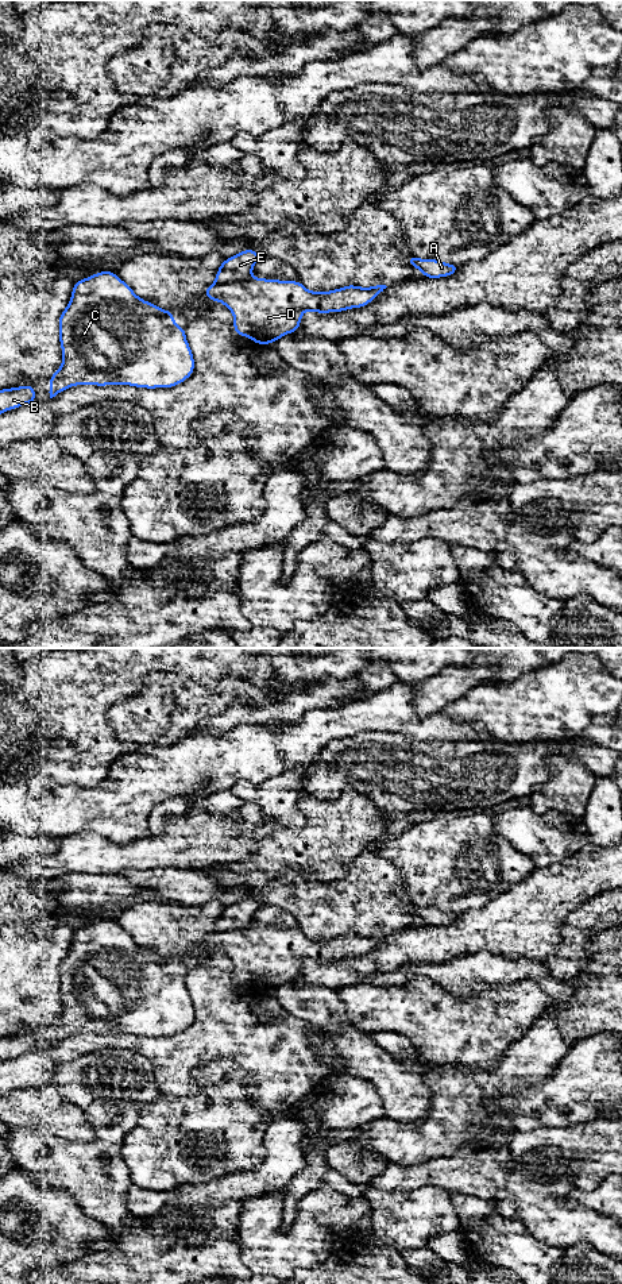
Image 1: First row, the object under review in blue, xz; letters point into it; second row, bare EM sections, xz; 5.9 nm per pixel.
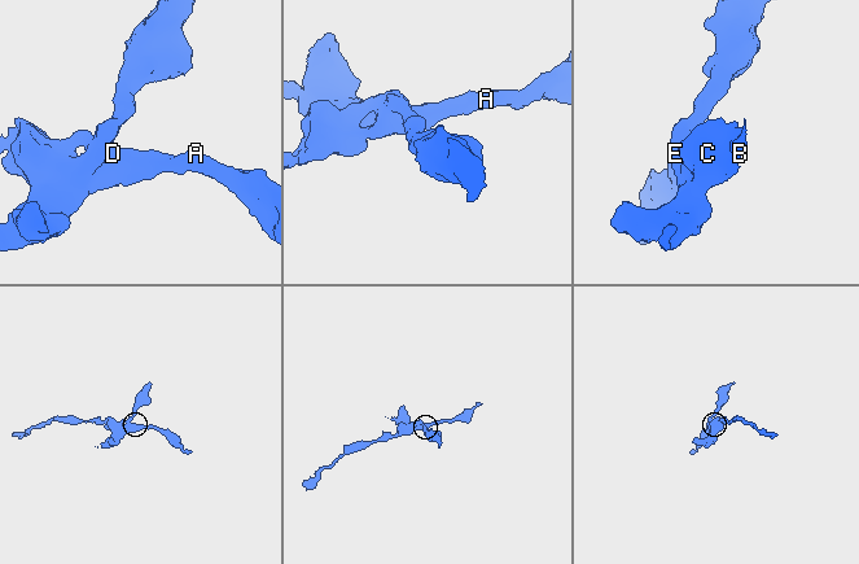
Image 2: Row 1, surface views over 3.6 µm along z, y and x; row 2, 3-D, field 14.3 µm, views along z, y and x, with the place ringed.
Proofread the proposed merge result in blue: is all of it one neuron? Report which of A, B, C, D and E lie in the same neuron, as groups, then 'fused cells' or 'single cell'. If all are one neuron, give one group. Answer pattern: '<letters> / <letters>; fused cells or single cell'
A B C D / E; fused cells

